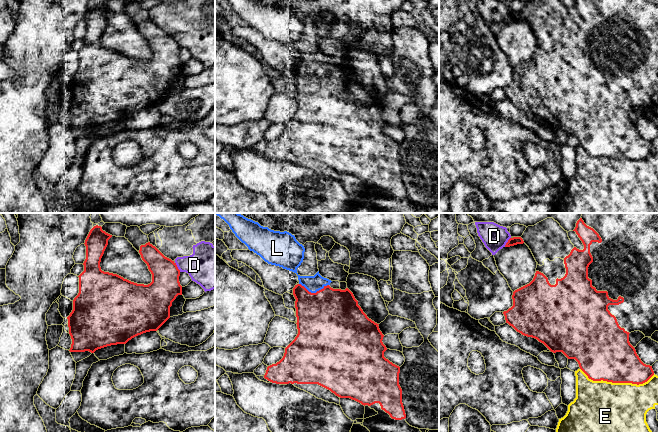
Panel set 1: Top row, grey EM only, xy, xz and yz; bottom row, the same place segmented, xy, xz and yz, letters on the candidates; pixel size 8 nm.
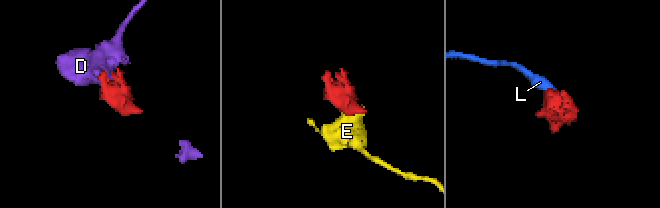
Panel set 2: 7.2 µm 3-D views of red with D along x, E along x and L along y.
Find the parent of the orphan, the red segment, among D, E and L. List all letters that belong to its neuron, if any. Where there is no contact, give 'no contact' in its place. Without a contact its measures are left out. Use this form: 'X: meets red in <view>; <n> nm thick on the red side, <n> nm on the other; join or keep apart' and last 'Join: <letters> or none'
D: meets red in xy; 240 nm thick on the red side, 320 nm on the other; keep apart
E: meets red in yz; 420 nm thick on the red side, 420 nm on the other; keep apart
L: meets red in xz; 500 nm thick on the red side, 130 nm on the other; join
Join: L

